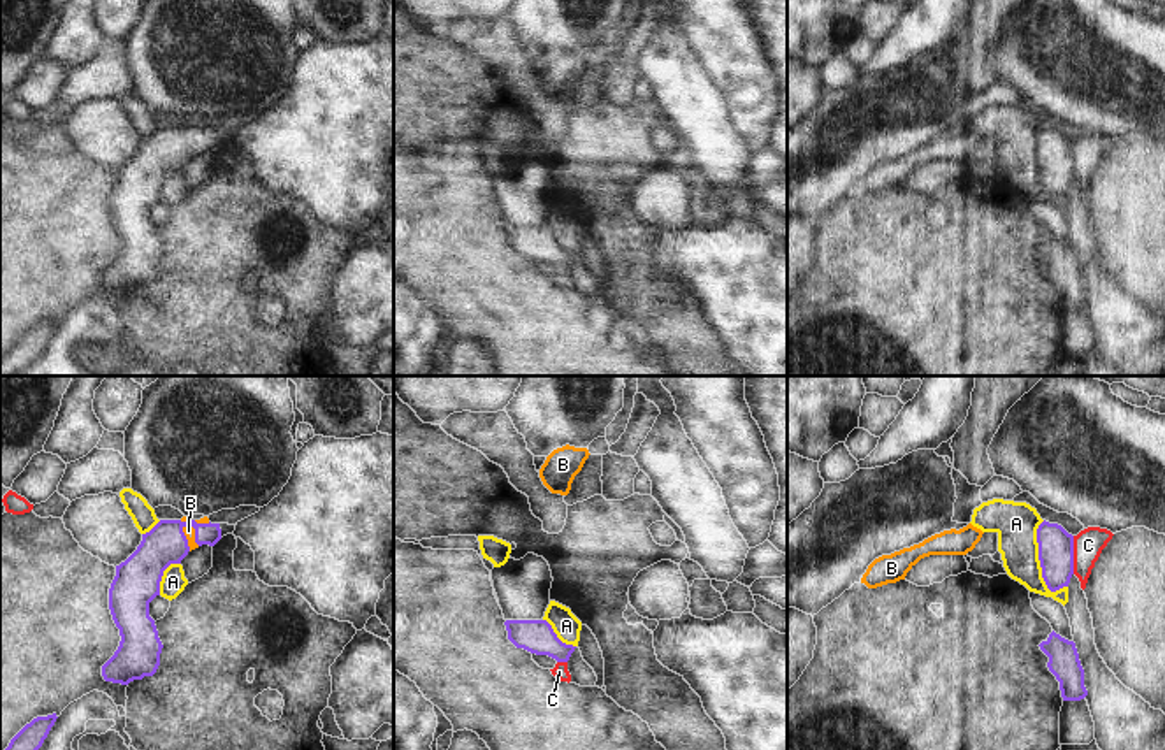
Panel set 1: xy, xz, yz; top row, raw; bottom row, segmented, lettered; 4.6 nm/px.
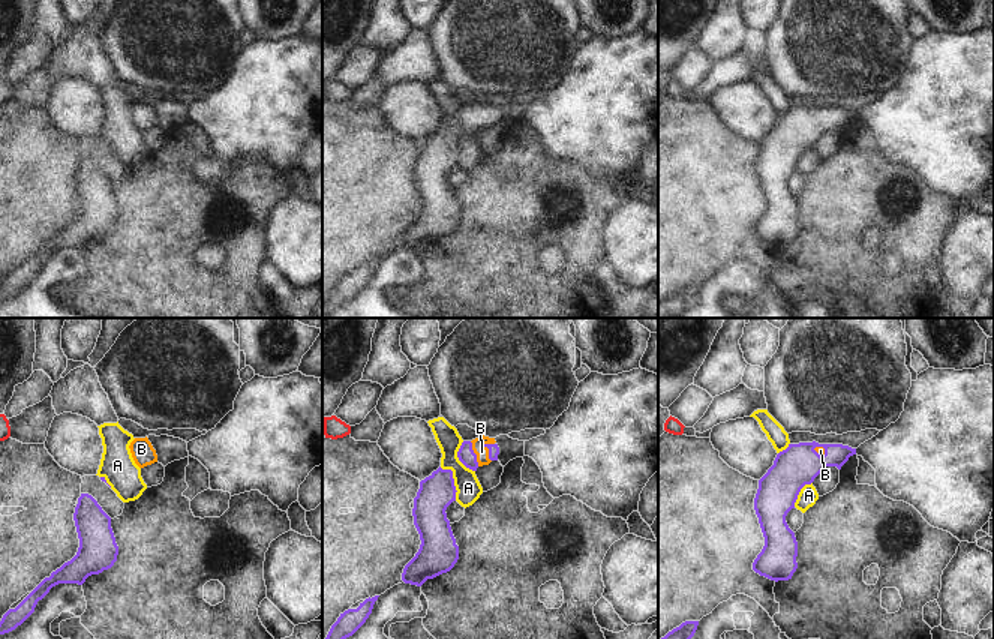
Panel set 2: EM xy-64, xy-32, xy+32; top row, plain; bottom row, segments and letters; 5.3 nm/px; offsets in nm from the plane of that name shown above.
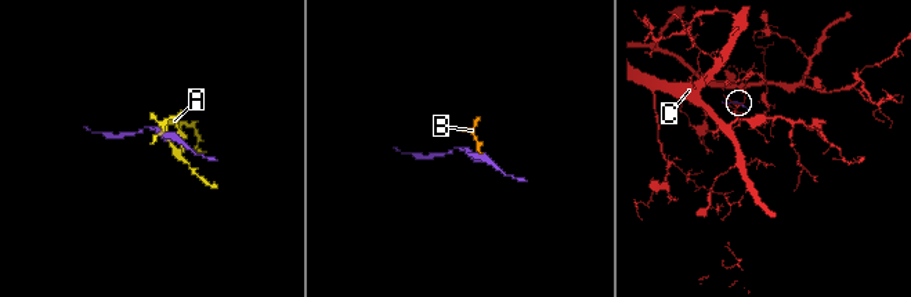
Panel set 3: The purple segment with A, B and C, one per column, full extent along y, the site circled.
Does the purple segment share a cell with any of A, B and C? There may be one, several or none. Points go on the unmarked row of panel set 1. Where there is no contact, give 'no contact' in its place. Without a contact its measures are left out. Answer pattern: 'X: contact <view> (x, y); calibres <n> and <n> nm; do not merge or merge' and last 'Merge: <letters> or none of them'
A: contact yz (1039, 164); calibres 160 and 190 nm; do not merge
B: contact xy (185, 144); calibres 190 and 50 nm; merge
C: contact yz (1072, 162); calibres 160 and 140 nm; do not merge
Merge: B

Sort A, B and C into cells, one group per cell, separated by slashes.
A / B / C

